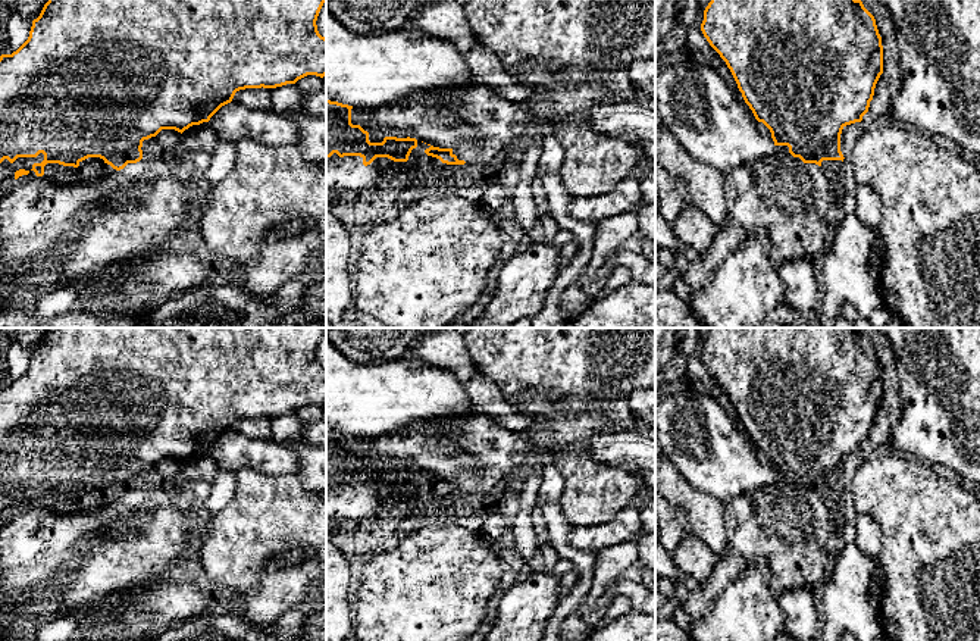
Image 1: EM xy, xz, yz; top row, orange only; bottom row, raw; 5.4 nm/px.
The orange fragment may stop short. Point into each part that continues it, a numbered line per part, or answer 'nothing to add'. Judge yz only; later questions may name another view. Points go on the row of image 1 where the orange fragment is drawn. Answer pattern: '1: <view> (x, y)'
nothing to add

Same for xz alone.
1: xz (344, 171)

